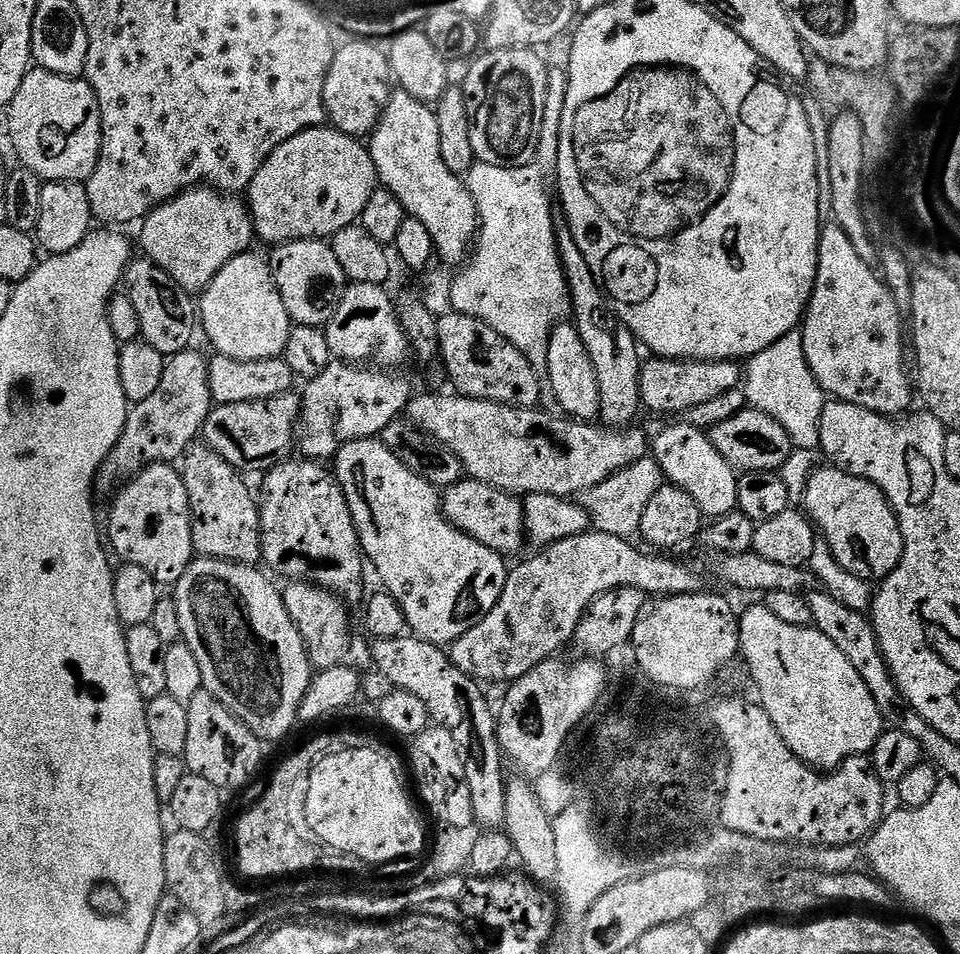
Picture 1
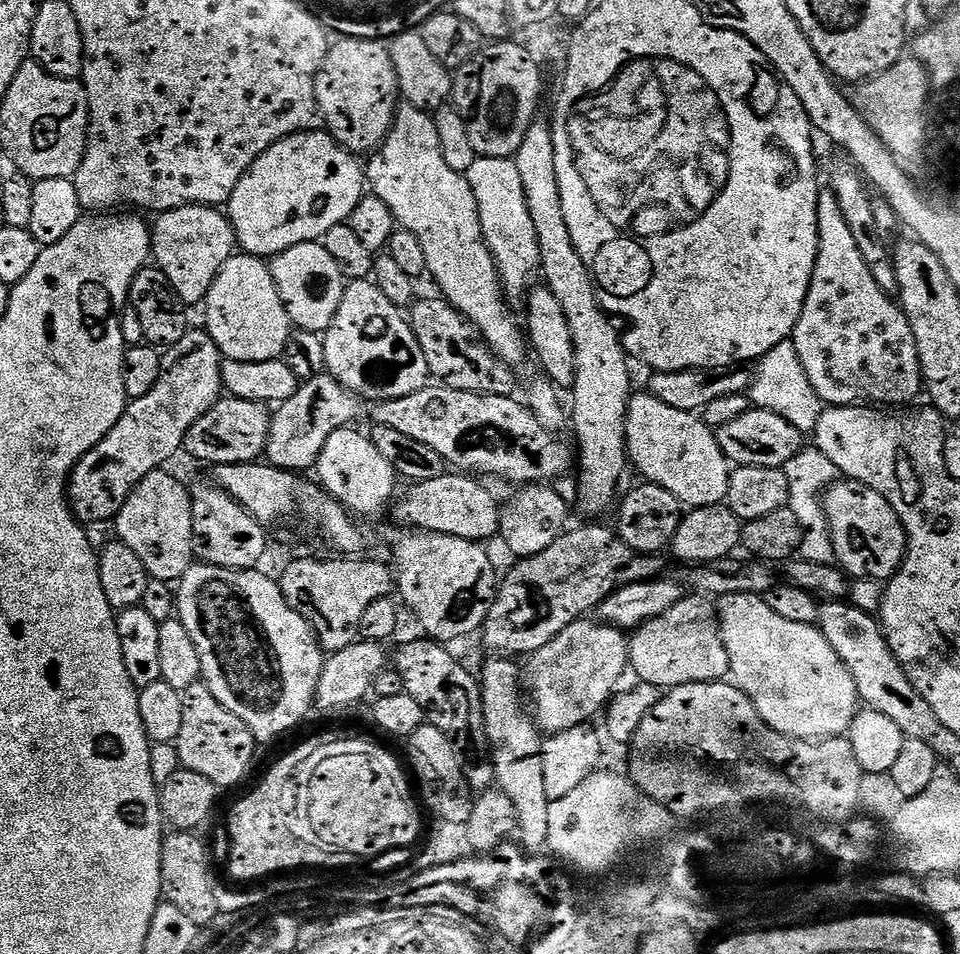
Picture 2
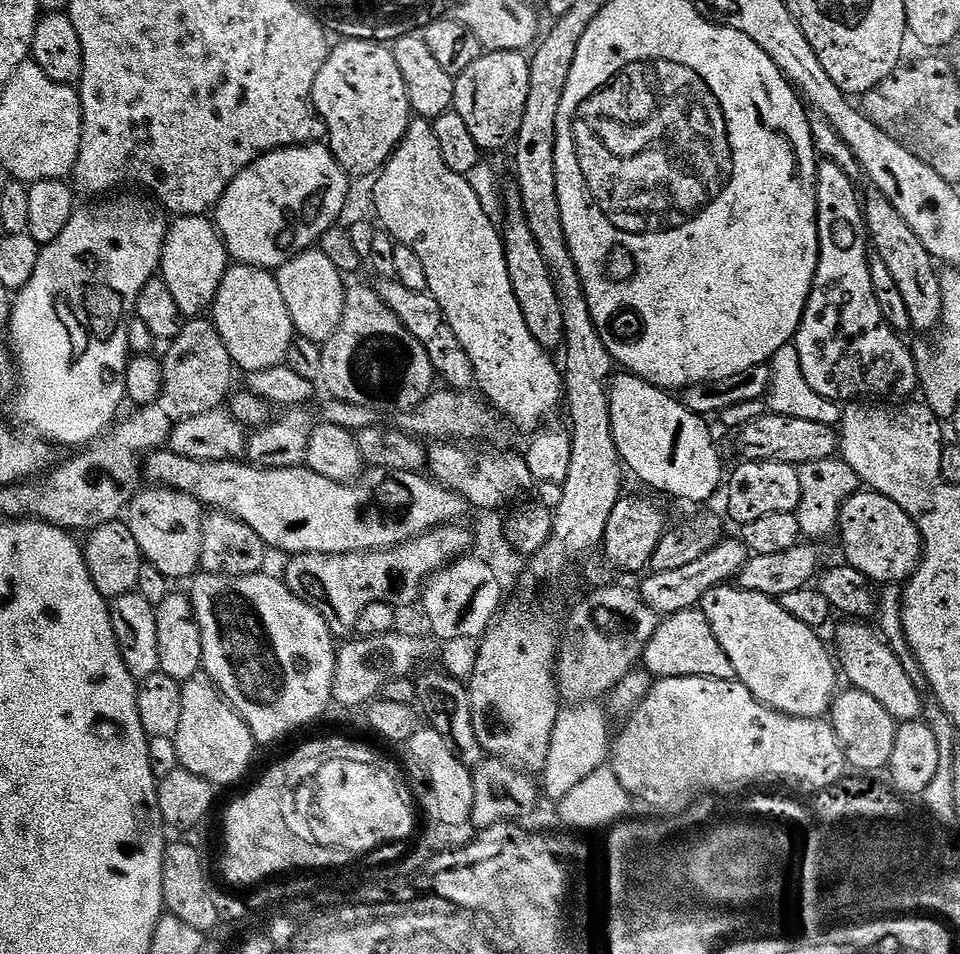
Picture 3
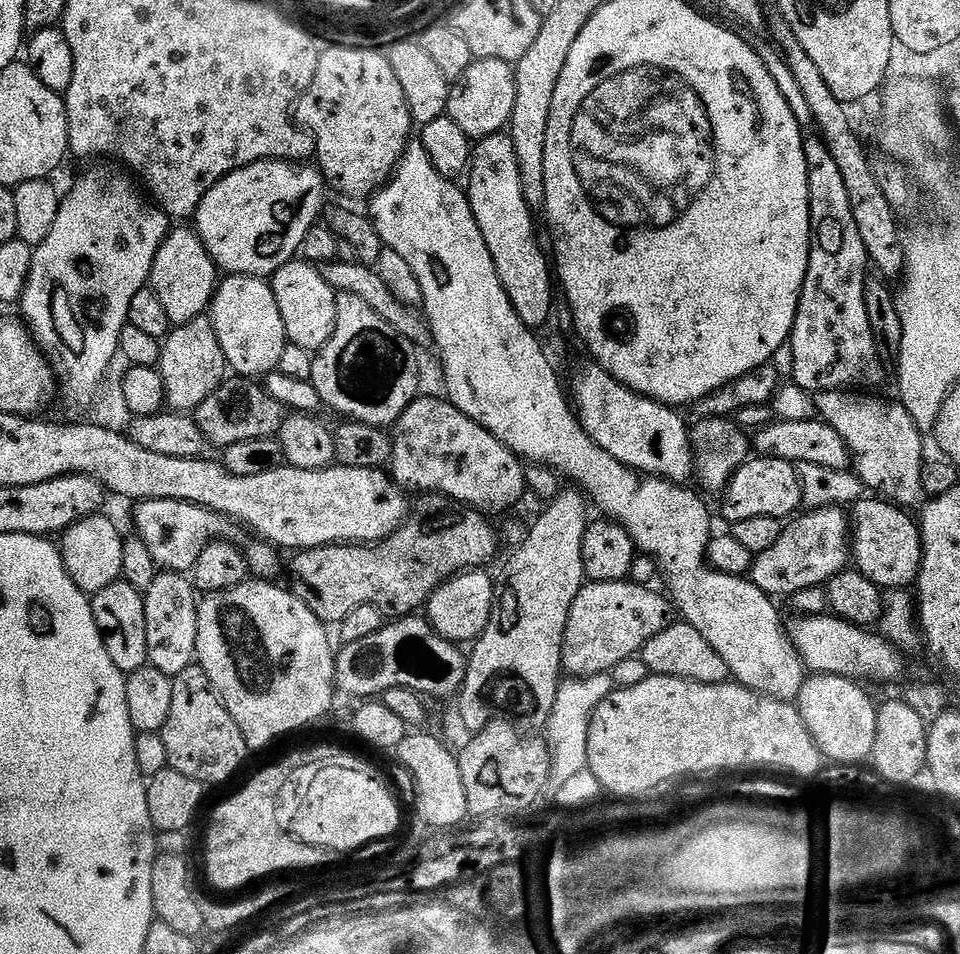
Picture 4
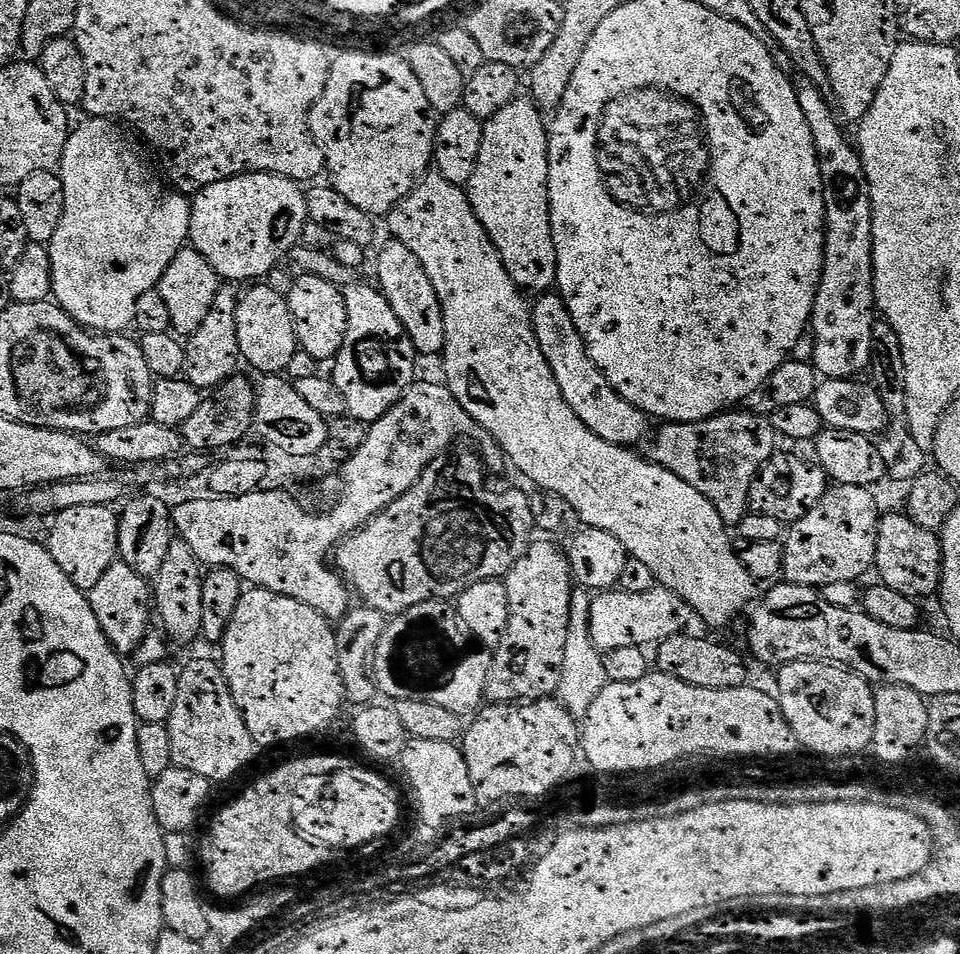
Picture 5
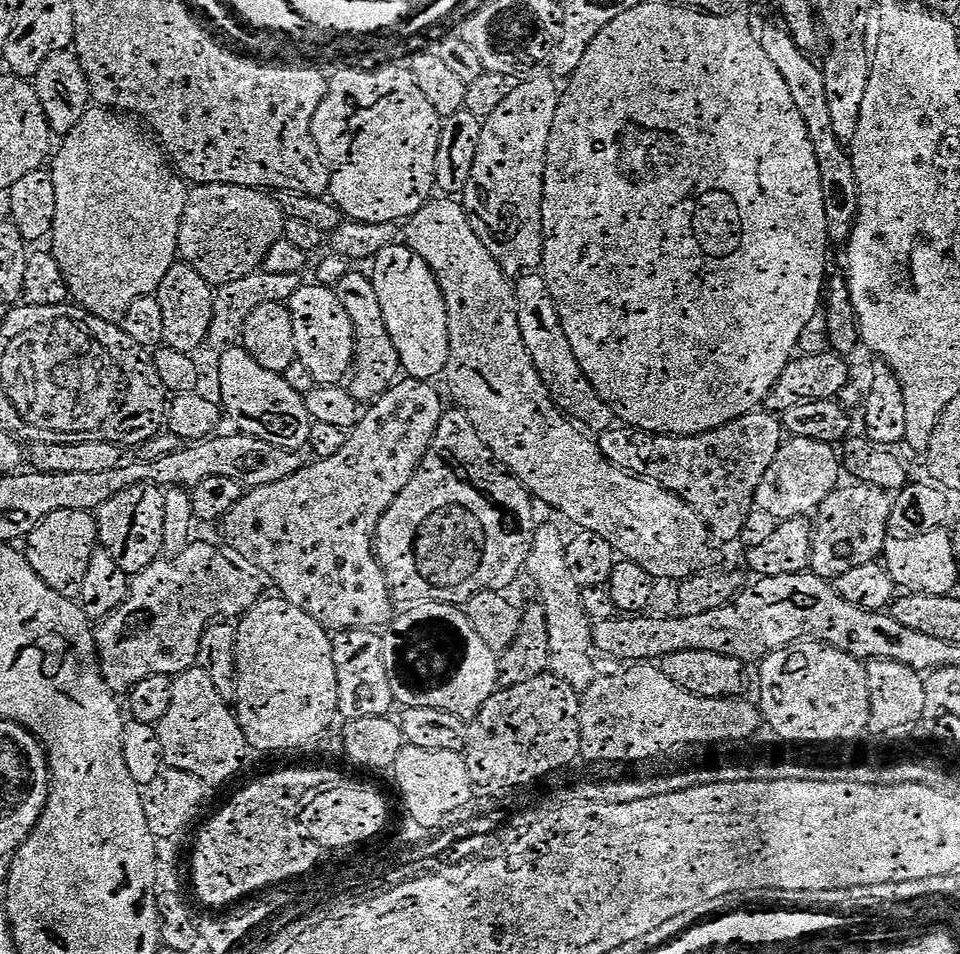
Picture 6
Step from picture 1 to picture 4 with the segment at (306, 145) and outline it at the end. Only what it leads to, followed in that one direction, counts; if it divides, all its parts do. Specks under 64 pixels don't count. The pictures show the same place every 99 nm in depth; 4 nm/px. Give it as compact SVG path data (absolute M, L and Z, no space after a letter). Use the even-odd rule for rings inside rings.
M259 160L234 170L208 191L194 213L194 231L200 235L212 259L216 261L217 269L237 276L268 278L291 260L297 259L304 247L304 239L312 228L317 227L326 208L325 173L319 167L316 169L308 166L304 162L295 164L287 160Z

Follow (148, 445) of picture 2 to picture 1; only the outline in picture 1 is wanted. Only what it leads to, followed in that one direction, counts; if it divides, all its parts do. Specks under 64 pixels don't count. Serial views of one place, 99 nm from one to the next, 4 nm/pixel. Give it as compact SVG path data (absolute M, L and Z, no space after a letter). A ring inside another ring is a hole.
M195 350L179 352L173 356L167 357L162 374L162 382L150 398L143 400L141 404L135 405L129 411L126 418L126 426L118 438L112 452L109 453L98 471L98 480L102 484L112 484L119 476L123 478L131 477L142 468L148 467L149 464L167 464L176 462L183 457L189 444L193 443L201 435L204 420L212 411L212 395L208 390L208 363L206 356Z

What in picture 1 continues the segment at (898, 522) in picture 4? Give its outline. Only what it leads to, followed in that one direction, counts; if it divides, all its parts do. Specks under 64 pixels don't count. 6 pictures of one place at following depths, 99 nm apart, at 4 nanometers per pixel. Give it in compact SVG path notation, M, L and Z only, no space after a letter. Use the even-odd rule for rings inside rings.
M835 466L823 467L804 484L803 511L810 517L819 535L820 532L824 535L823 543L832 551L832 557L851 576L857 576L869 582L884 581L900 565L900 559L904 553L904 539L900 533L900 523L896 521L896 516L888 505L888 499L877 484L872 484L861 476L852 476Z

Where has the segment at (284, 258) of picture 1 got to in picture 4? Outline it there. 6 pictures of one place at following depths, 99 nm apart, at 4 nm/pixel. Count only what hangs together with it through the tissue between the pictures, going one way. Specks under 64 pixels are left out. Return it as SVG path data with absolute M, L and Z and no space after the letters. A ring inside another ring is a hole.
M297 258L272 273L270 283L283 310L291 343L295 347L297 344L300 348L323 350L332 341L342 315L341 301L336 301L338 293L324 277L323 271L317 265L303 258Z

